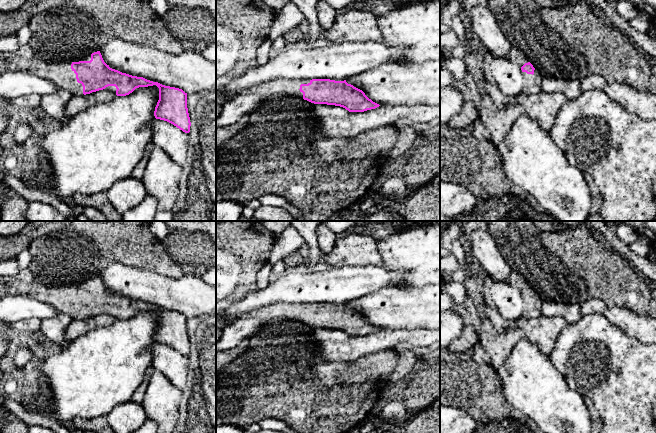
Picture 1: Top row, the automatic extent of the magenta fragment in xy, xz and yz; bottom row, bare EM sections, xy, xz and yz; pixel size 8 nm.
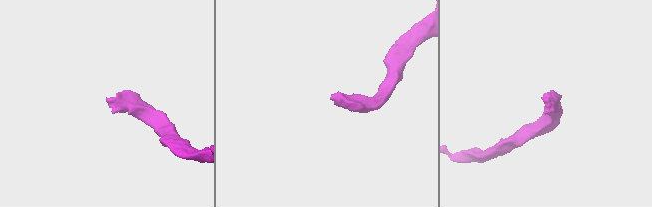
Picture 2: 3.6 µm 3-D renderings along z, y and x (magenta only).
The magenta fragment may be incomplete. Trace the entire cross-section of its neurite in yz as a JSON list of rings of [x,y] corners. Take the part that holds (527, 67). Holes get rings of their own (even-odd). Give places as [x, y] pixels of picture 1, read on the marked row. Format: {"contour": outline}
{"contour": [[[511,49],[509,57],[513,63],[517,64],[521,70],[523,77],[526,80],[523,94],[536,94],[541,91],[541,81],[542,76],[538,70],[536,70],[533,65],[529,62],[527,57],[517,49]]]}

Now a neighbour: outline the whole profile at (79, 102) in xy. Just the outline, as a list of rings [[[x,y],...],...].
[[[103,89],[90,94],[72,95],[64,111],[64,118],[56,121],[60,124],[68,123],[76,114],[97,104],[111,102],[117,95],[113,92]]]

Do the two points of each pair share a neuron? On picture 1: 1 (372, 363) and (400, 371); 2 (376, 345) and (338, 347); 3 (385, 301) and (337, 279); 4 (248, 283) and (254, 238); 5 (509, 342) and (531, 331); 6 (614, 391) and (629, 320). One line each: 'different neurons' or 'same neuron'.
1: different neurons
2: same neuron
3: different neurons
4: same neuron
5: different neurons
6: different neurons

